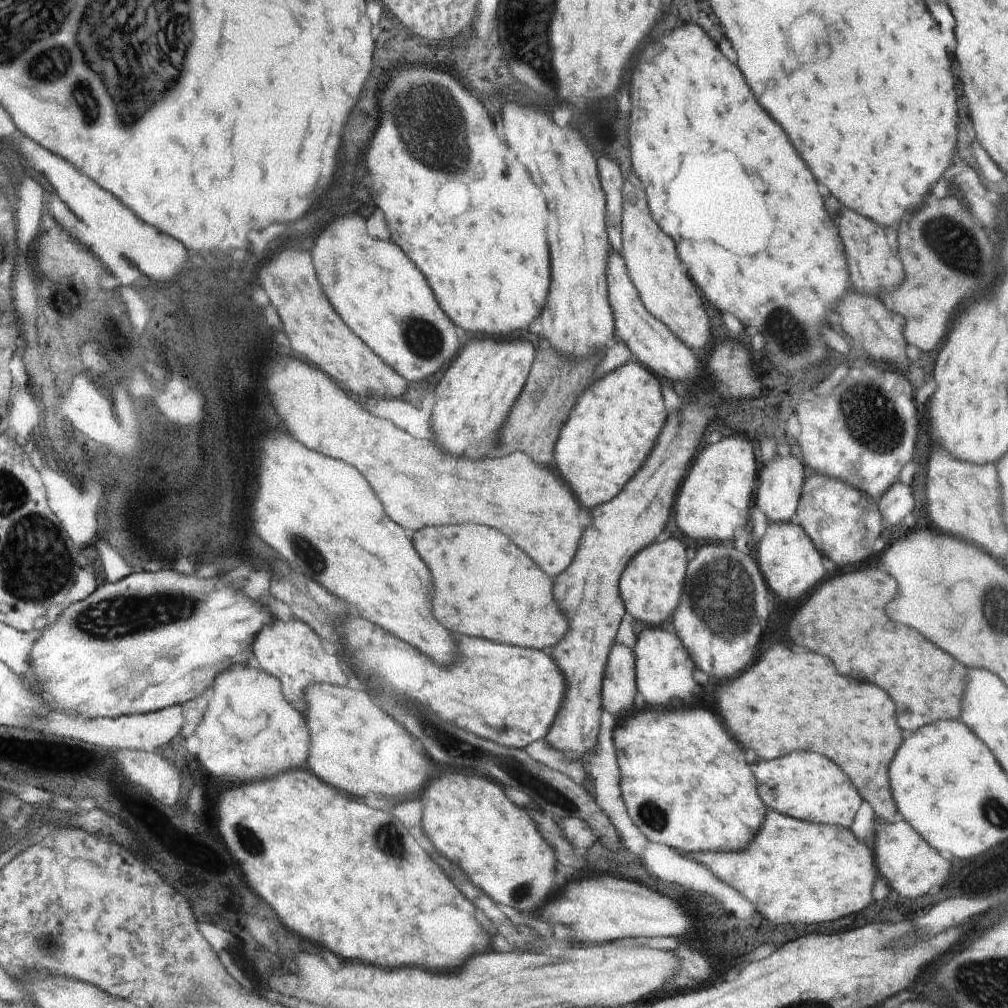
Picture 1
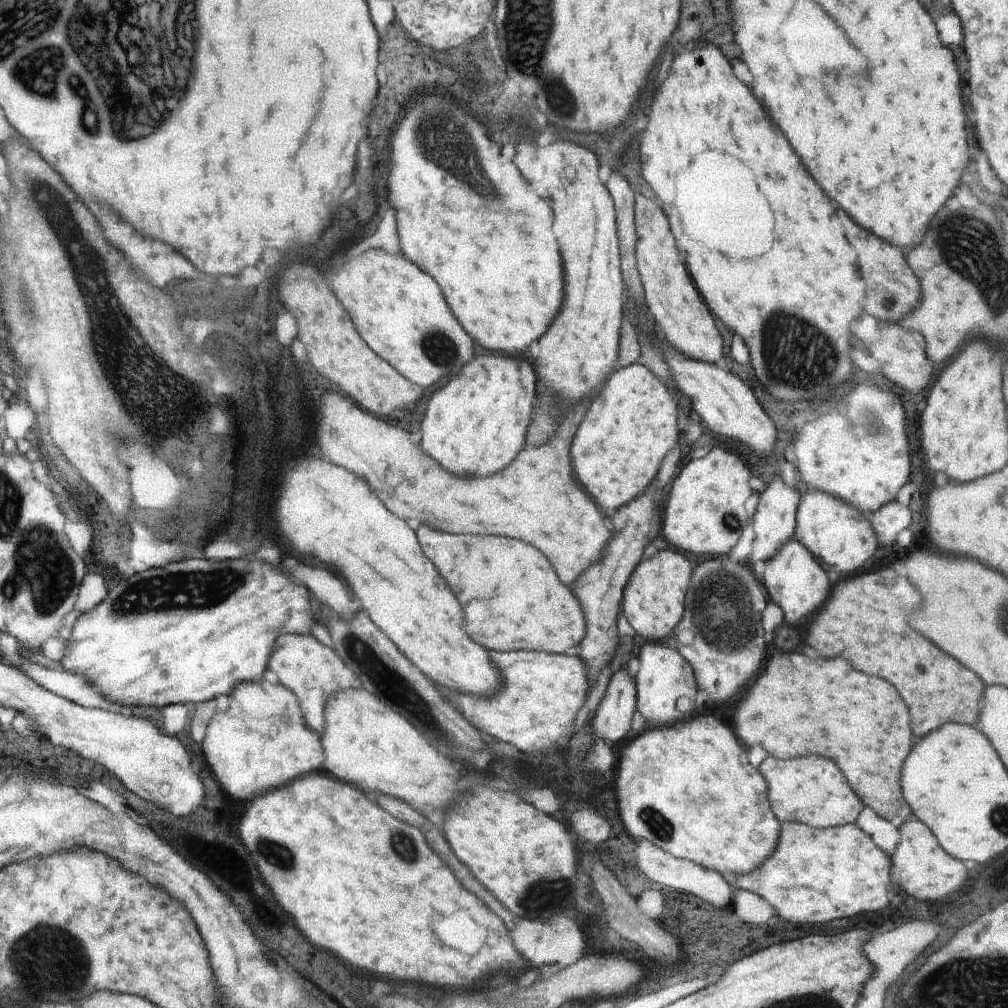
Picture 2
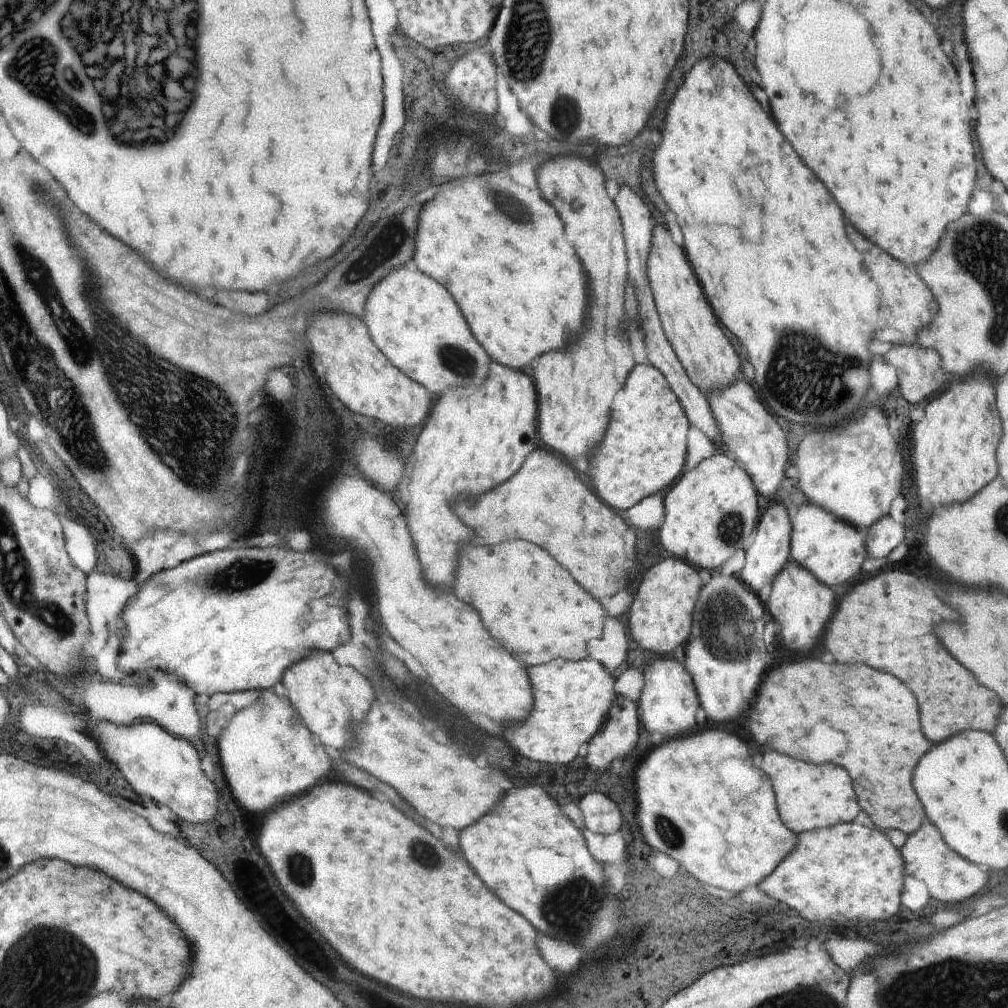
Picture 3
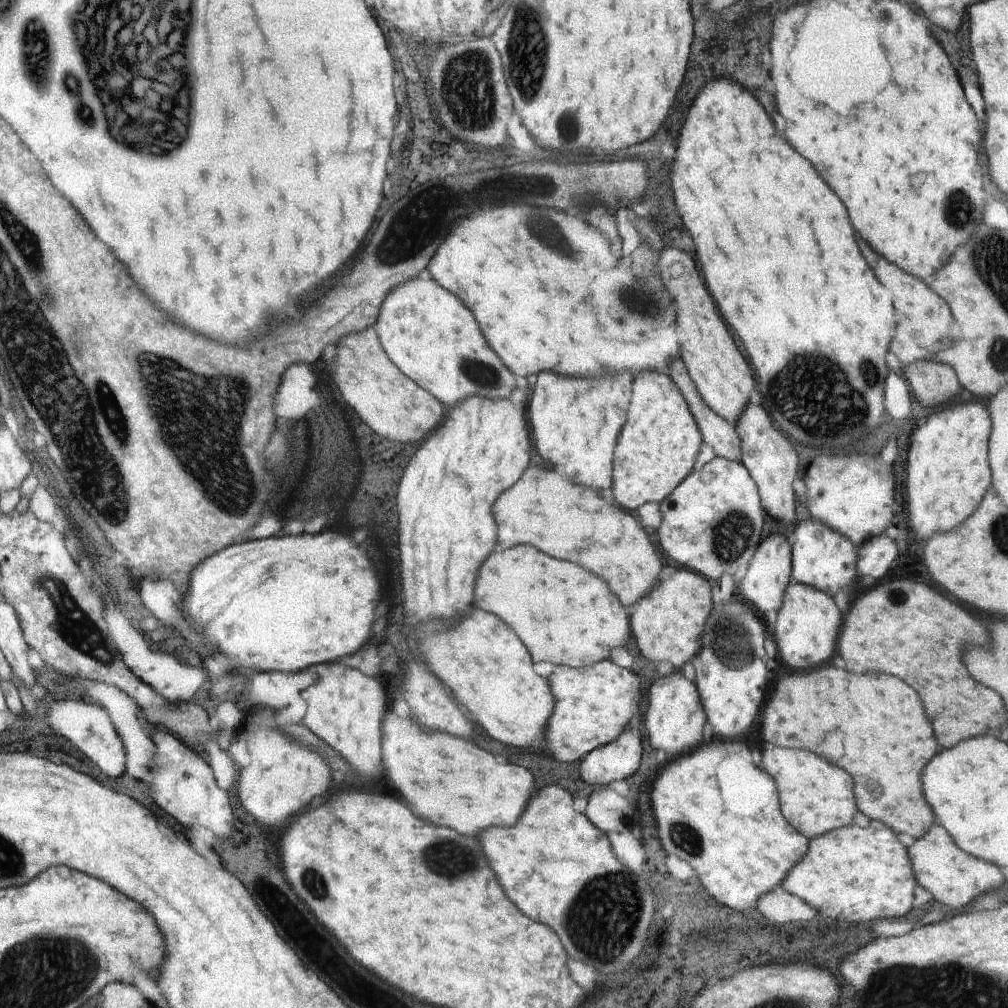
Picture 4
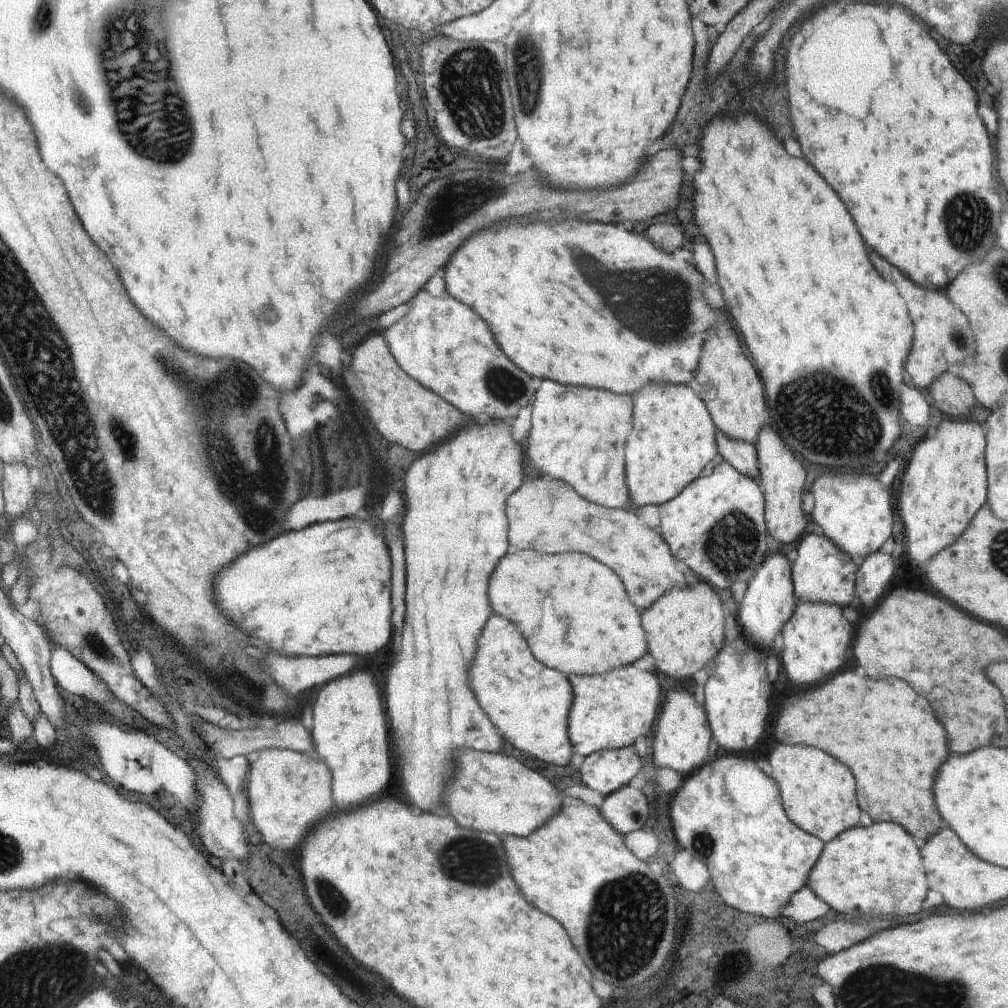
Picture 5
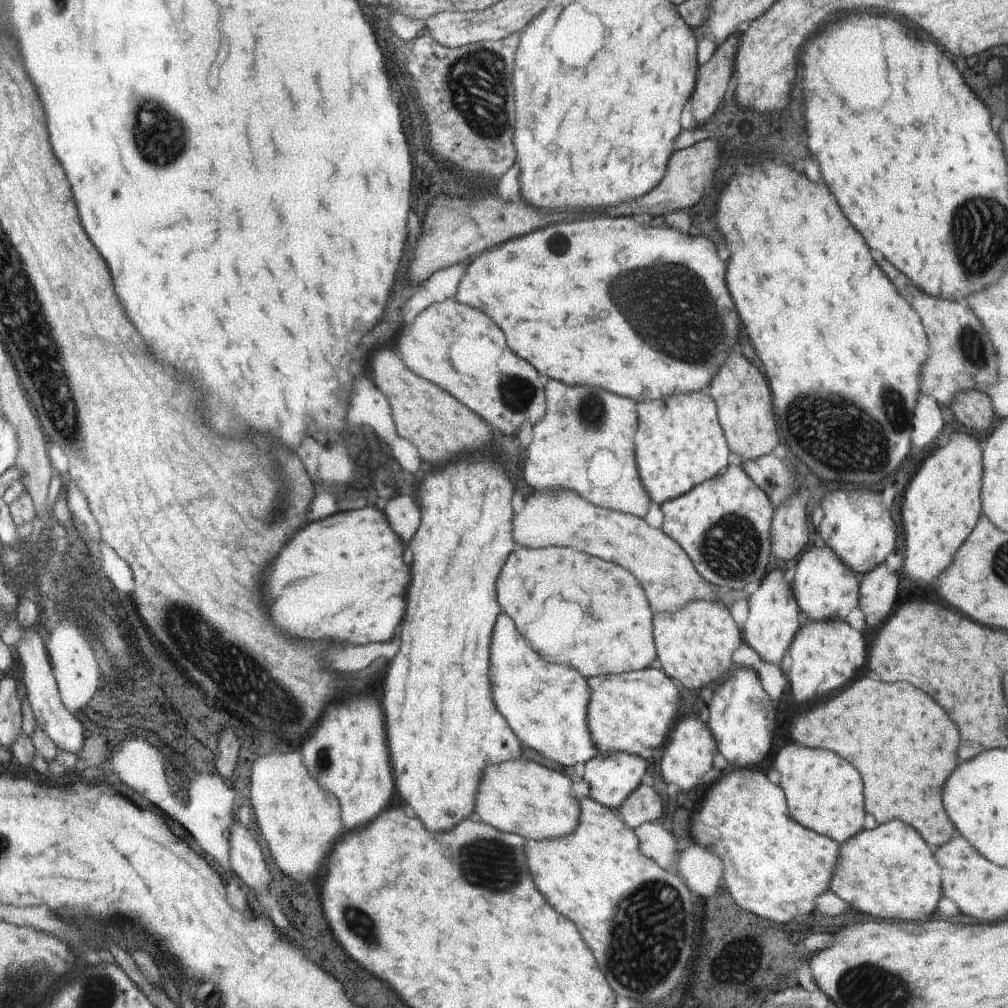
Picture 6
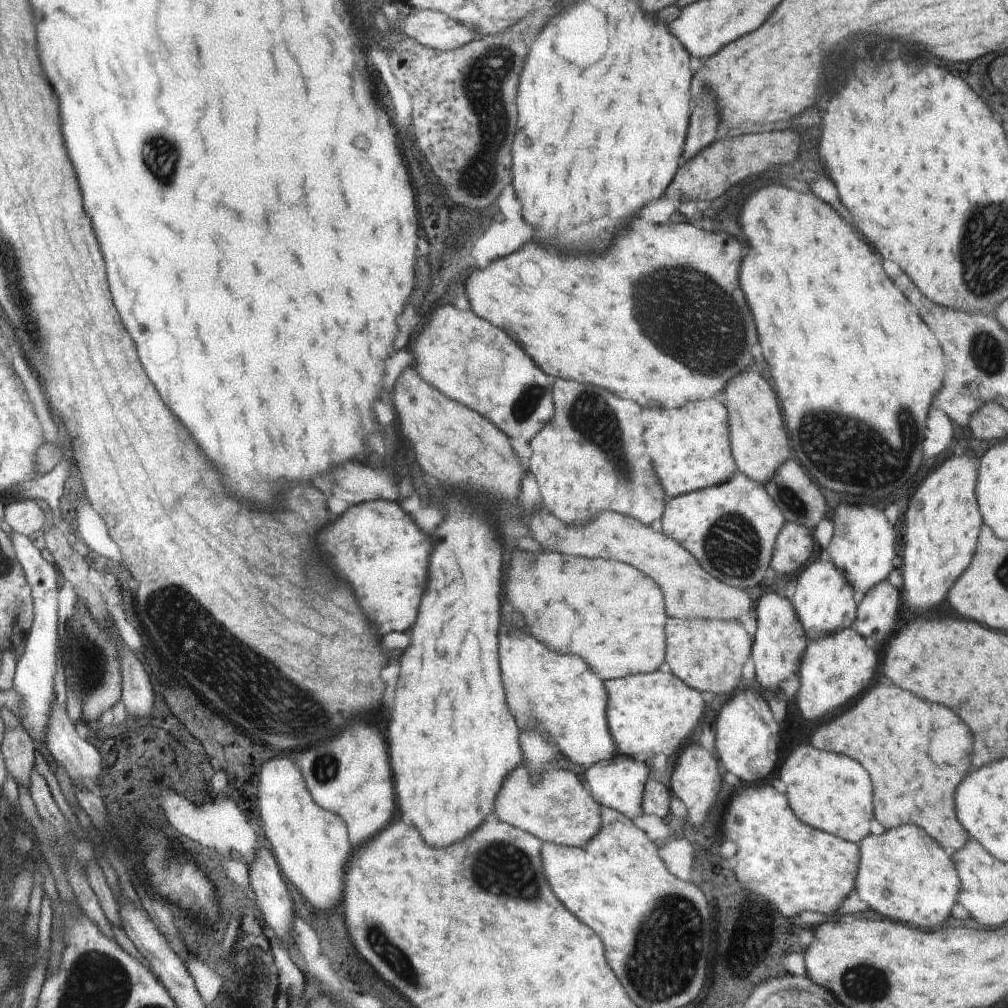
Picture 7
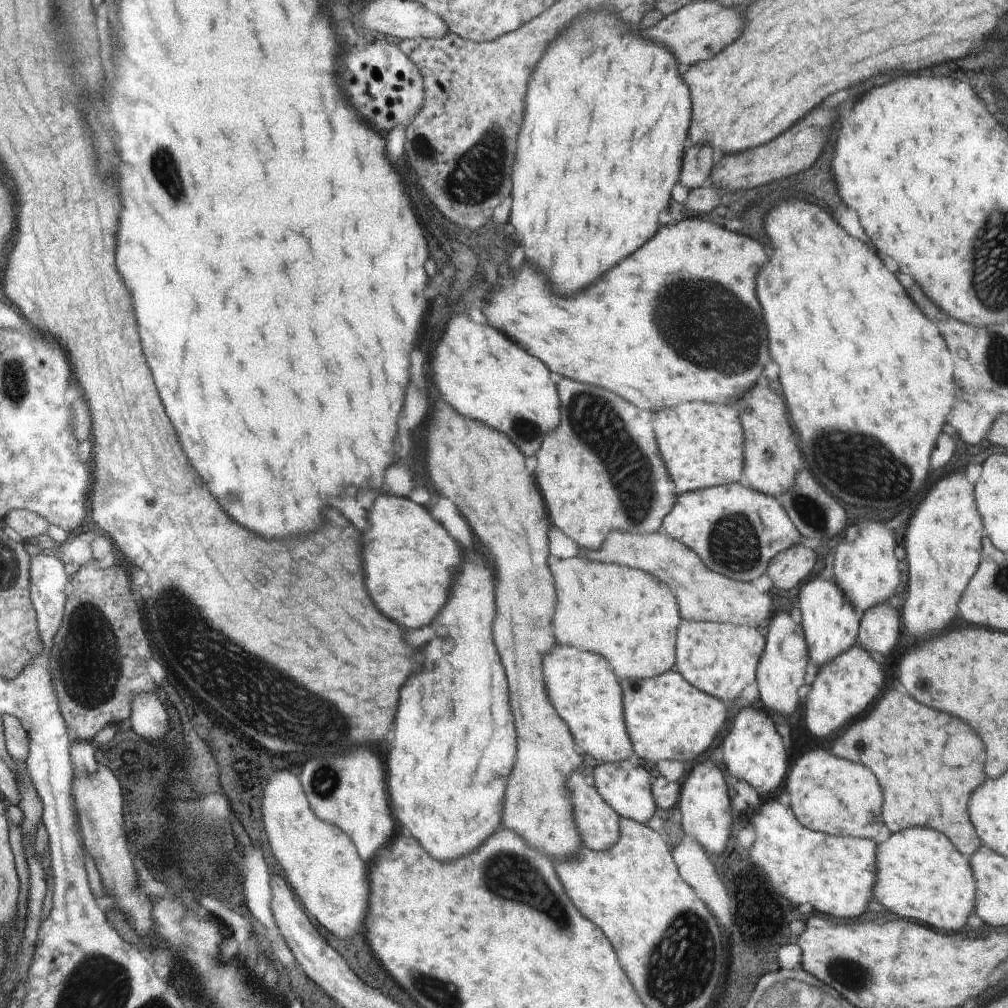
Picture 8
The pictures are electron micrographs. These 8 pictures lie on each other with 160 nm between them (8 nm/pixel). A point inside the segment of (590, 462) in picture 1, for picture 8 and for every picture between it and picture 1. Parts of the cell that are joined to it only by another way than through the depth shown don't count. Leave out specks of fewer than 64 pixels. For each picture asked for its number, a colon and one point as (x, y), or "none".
2: (631, 424)
3: (644, 450)
4: (660, 444)
5: (675, 437)
6: (682, 444)
7: (691, 445)
8: (704, 443)

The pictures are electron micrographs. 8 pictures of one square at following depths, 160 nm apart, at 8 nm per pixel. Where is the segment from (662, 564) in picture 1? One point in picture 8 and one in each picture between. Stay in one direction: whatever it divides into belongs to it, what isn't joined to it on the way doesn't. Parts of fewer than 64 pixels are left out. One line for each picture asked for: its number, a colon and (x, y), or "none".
2: (653, 604)
3: (660, 619)
4: (668, 625)
5: (685, 629)
6: (695, 646)
7: (708, 655)
8: (720, 659)

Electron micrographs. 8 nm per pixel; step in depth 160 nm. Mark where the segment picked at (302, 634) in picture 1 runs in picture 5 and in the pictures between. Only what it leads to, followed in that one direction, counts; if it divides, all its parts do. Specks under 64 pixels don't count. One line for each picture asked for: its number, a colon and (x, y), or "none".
2: (314, 672)
3: (332, 699)
4: (345, 709)
5: (349, 731)

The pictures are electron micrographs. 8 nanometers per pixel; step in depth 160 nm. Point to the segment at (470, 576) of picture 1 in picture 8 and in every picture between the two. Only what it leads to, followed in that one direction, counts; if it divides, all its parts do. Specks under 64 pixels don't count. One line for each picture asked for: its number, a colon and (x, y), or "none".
2: (512, 599)
3: (528, 602)
4: (547, 602)
5: (594, 629)
6: (548, 593)
7: (576, 606)
8: (603, 607)

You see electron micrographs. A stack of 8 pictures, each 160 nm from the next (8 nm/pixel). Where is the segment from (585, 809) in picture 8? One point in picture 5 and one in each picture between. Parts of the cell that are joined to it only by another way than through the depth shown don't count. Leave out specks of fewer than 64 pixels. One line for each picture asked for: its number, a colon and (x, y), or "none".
5: (489, 793)
6: (518, 796)
7: (556, 808)

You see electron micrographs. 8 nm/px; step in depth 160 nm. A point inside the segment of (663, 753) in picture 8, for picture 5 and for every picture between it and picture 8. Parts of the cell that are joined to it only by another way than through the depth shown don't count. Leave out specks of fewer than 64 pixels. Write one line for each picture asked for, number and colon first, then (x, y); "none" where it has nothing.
5: (610, 710)
6: (628, 712)
7: (651, 712)

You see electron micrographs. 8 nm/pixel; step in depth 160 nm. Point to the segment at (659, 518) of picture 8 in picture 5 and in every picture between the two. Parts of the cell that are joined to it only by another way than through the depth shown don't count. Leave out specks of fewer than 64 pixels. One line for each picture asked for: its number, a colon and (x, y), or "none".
5: (578, 434)
6: (580, 445)
7: (590, 458)

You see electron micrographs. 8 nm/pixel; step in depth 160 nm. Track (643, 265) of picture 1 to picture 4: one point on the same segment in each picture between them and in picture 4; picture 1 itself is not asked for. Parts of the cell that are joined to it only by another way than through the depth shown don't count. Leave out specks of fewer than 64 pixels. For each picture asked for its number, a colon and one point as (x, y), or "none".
2: (675, 306)
3: (688, 321)
4: (723, 377)

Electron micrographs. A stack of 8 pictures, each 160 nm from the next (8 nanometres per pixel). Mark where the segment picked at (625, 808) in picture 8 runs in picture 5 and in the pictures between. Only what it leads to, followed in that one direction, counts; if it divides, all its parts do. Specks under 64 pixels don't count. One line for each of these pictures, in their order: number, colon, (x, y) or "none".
5: (607, 771)
6: (612, 777)
7: (618, 784)

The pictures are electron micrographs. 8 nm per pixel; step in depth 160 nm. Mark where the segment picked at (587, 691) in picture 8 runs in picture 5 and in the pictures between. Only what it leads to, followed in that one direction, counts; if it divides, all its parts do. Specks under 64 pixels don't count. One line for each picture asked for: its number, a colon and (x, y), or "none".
5: (529, 703)
6: (546, 704)
7: (557, 694)

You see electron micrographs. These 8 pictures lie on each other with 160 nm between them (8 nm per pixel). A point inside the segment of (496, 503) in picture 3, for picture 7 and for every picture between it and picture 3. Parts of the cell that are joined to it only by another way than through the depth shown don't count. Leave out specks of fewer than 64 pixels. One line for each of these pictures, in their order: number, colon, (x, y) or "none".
4: (546, 509)
5: (549, 515)
6: (565, 518)
7: (692, 593)

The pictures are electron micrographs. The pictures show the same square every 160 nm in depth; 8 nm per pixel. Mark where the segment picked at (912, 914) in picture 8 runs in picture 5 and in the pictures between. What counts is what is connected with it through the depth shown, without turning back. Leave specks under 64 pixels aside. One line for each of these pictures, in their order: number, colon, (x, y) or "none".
5: (878, 870)
6: (890, 870)
7: (904, 872)

